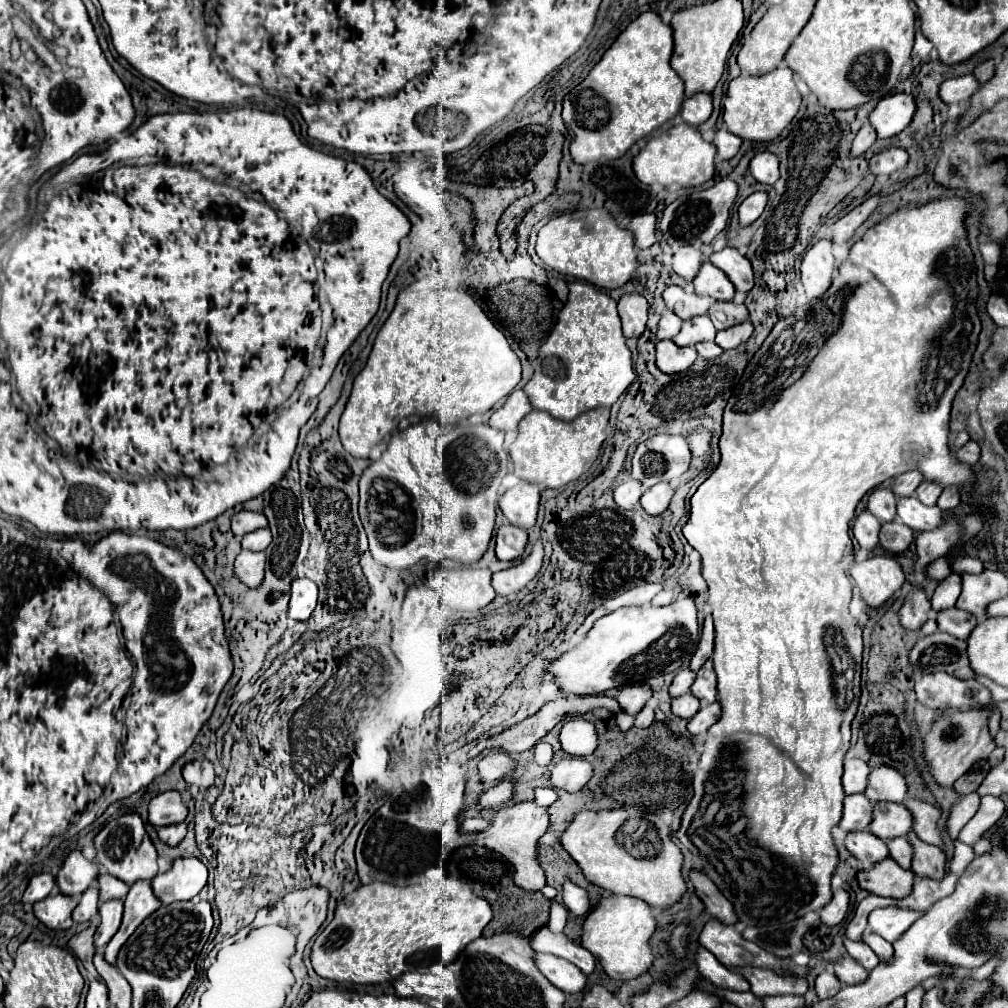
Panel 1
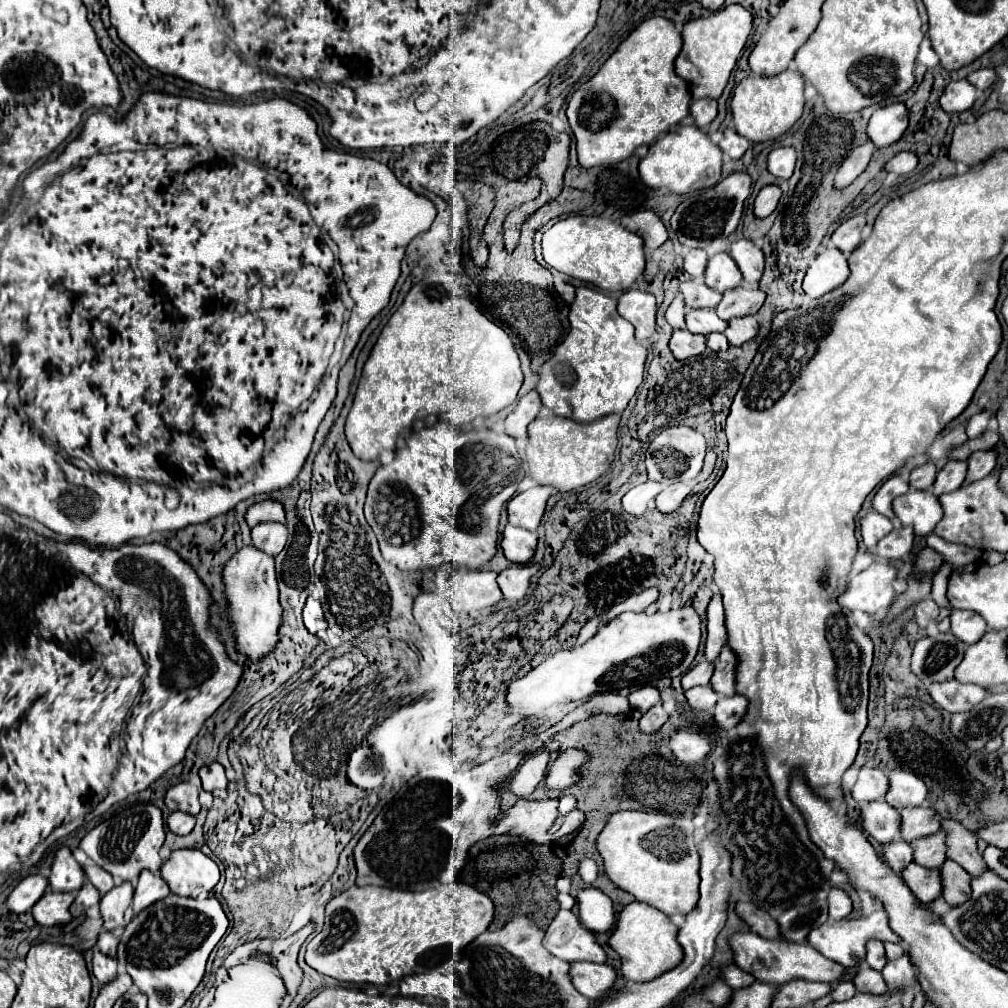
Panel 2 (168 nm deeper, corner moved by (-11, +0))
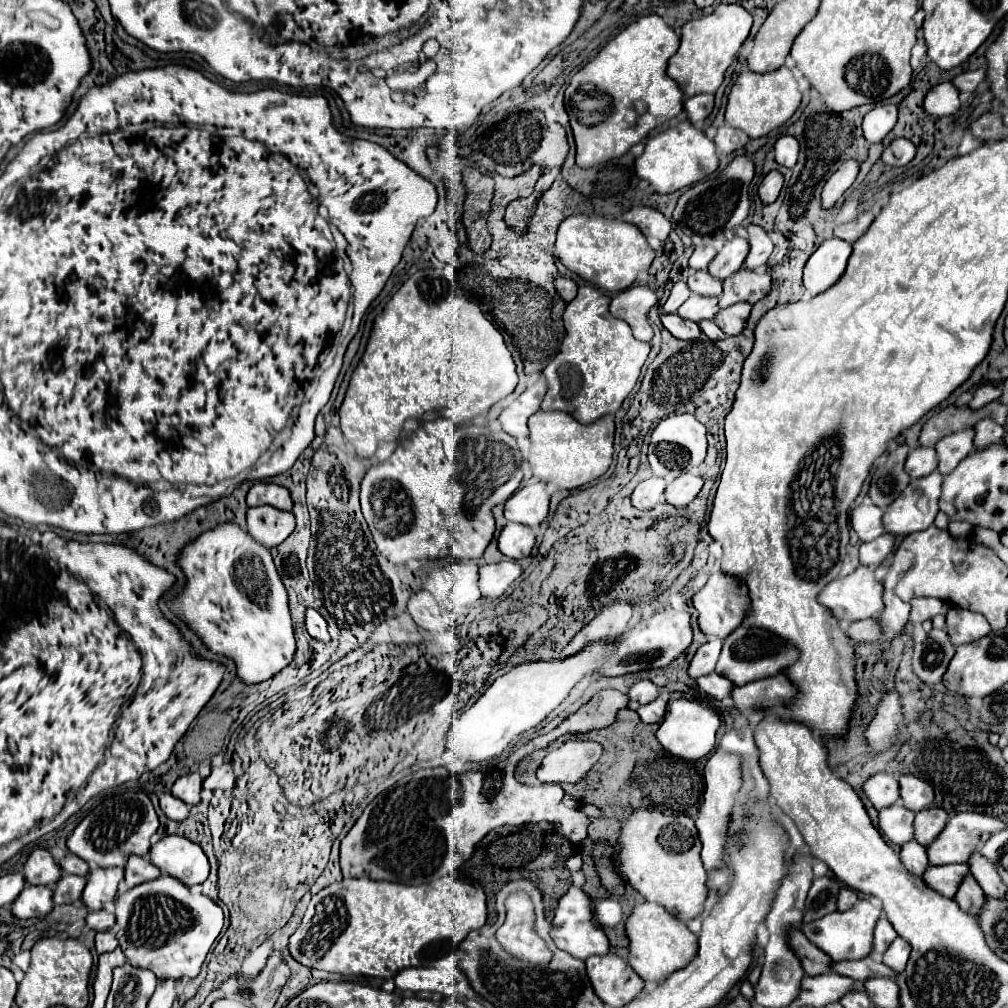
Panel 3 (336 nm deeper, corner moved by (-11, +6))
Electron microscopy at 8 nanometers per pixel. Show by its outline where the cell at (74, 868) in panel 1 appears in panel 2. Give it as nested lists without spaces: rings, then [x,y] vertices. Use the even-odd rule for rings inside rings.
[[[59,847],[55,851],[47,879],[53,891],[77,891],[83,885],[85,875],[81,871],[81,865],[73,859],[71,851],[67,847]]]

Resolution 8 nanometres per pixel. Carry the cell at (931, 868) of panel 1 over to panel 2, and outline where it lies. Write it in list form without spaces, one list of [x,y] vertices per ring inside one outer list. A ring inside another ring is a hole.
[[[945,861],[939,871],[943,877],[943,899],[951,907],[959,907],[961,903],[965,903],[971,895],[971,887],[969,887],[971,875],[953,861]]]

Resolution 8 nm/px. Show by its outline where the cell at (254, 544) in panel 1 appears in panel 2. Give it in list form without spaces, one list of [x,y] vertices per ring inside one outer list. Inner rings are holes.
[[[259,523],[251,529],[253,545],[267,555],[277,555],[287,541],[287,527],[281,523]]]

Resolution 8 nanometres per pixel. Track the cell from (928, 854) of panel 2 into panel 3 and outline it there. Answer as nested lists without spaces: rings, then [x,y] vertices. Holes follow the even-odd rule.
[[[957,813],[947,821],[947,827],[939,833],[939,837],[929,843],[927,857],[931,865],[949,865],[949,863],[965,863],[969,853],[977,849],[981,833],[1003,831],[1007,825],[991,815],[983,813]]]

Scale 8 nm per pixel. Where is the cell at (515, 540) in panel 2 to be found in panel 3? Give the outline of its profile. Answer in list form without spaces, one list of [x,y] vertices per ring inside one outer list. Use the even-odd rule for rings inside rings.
[[[507,523],[499,535],[499,549],[509,559],[523,559],[531,555],[531,549],[535,547],[535,533],[533,529],[519,525],[519,523]]]

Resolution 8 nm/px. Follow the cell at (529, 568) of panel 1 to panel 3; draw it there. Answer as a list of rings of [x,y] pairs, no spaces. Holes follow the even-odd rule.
[[[503,559],[501,563],[483,565],[479,569],[479,587],[483,597],[487,599],[499,599],[505,595],[509,585],[519,579],[523,573],[523,567],[513,559]]]

